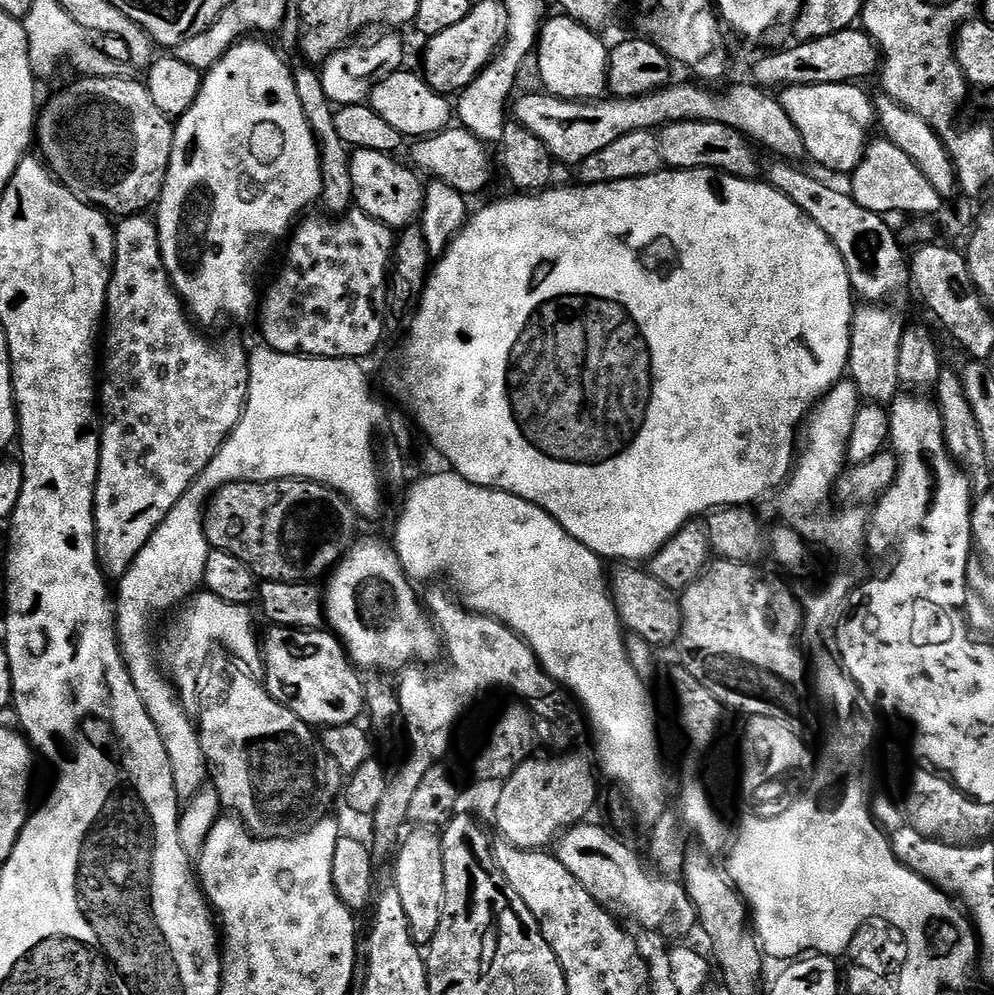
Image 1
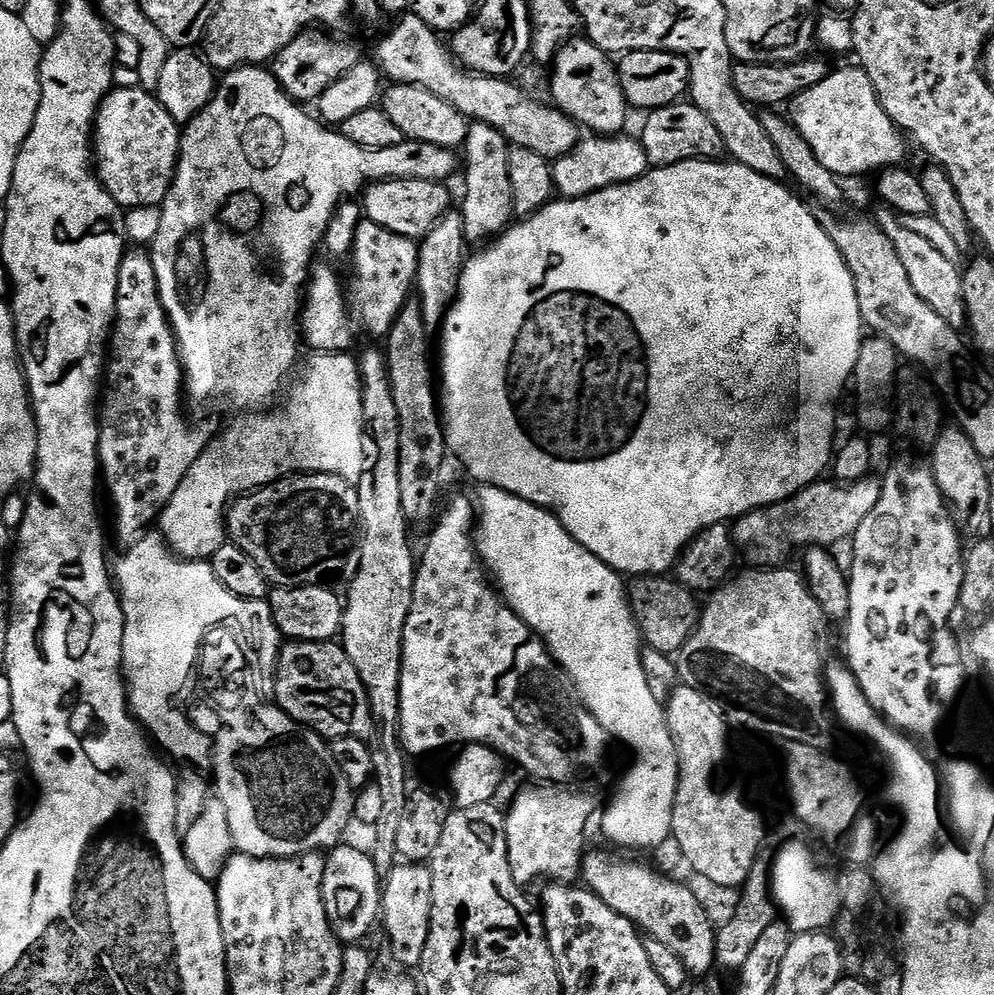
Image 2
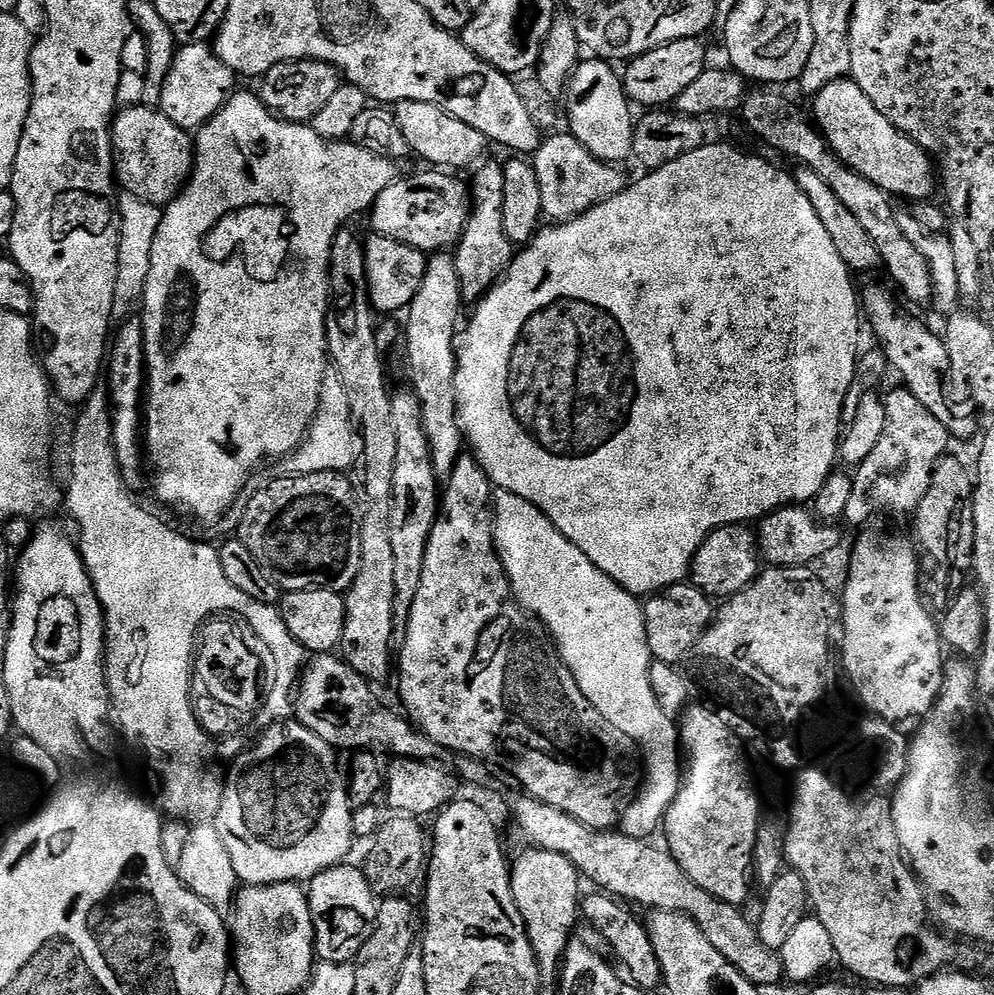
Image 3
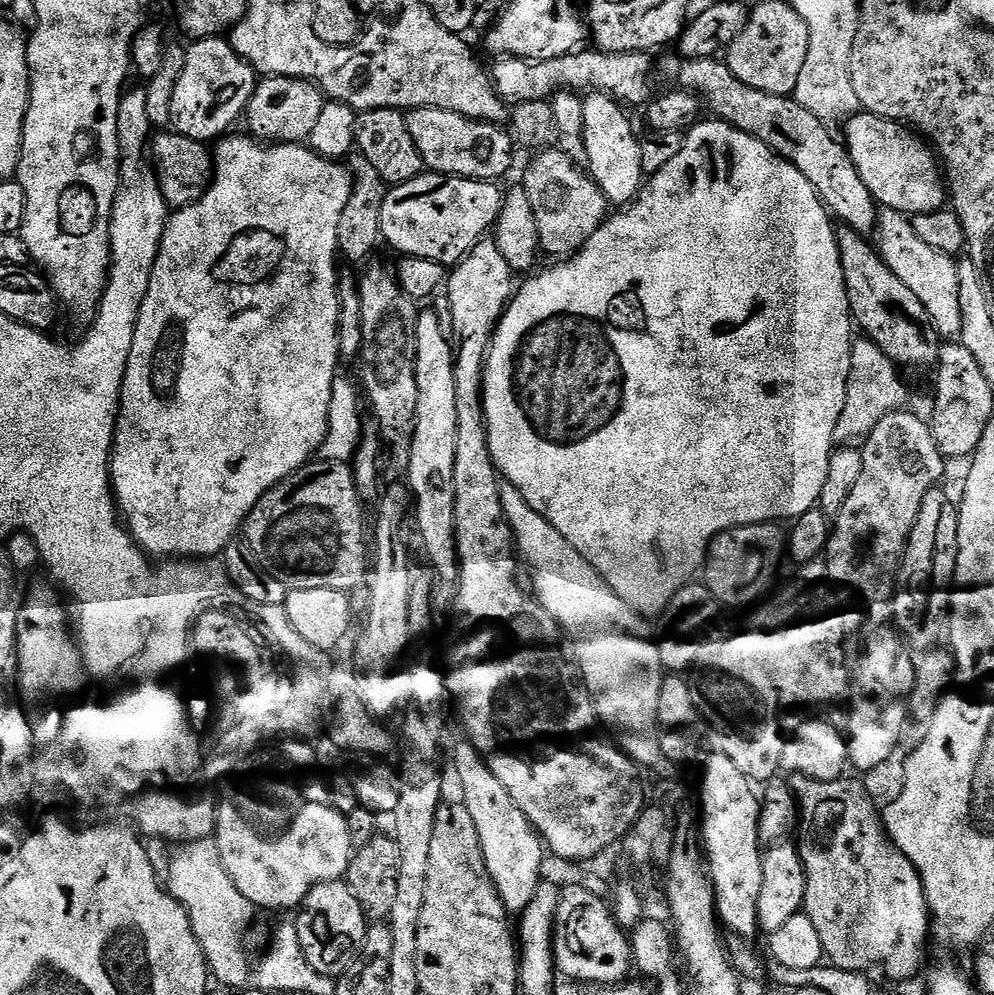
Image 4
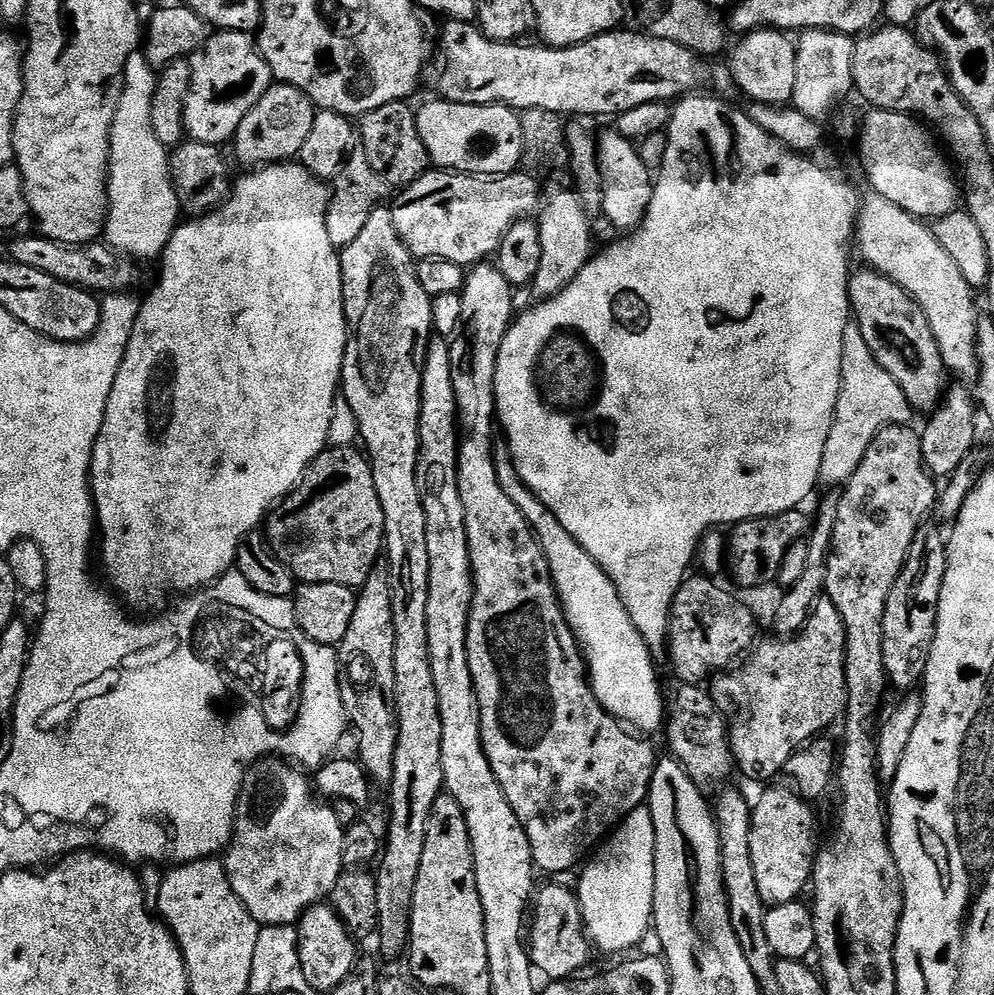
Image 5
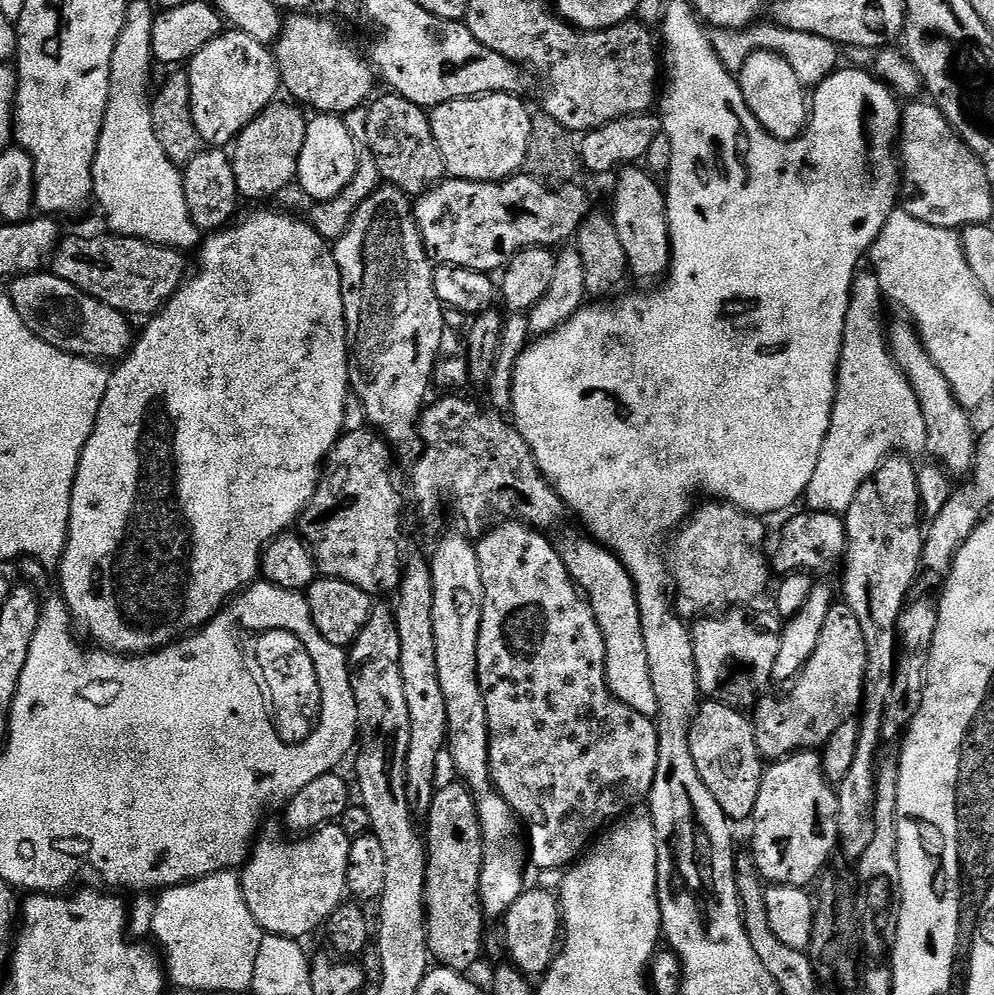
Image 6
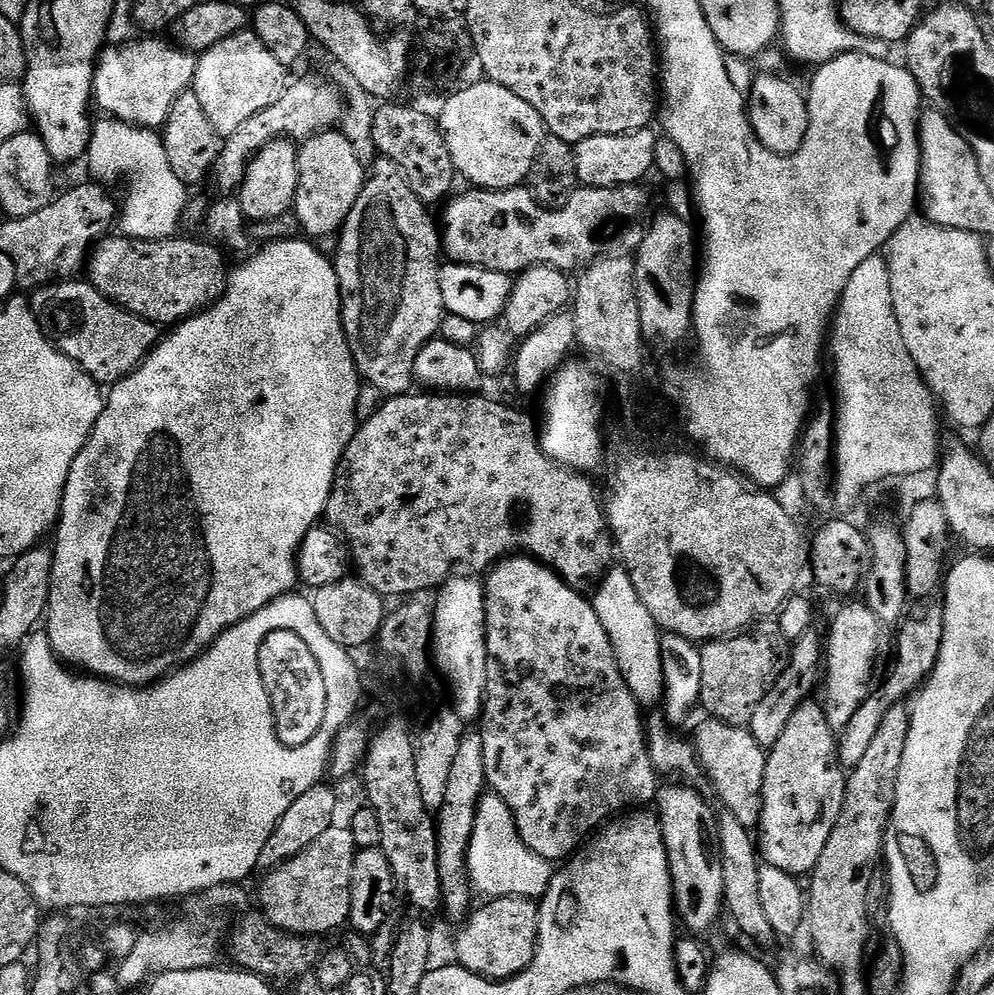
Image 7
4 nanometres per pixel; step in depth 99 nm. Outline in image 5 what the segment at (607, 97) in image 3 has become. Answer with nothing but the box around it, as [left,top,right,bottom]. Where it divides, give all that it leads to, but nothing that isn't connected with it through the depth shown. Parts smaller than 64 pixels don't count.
[598,130,653,230]

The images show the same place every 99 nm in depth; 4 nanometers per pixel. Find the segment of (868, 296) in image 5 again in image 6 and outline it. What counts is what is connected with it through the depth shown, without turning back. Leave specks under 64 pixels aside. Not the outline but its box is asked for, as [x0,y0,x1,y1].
[887,319,978,477]

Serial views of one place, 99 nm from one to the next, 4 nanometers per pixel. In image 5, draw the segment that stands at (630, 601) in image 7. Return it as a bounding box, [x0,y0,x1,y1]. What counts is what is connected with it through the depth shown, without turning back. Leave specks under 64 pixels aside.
[494,446,666,734]

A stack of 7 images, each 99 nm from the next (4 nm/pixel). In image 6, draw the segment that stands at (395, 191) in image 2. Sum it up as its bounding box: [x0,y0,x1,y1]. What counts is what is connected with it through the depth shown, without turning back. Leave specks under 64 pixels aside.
[414,174,588,274]

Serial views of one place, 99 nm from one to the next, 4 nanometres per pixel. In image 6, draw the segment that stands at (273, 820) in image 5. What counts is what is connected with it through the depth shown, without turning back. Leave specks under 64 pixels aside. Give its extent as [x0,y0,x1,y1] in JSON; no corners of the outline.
[239,823,353,941]

